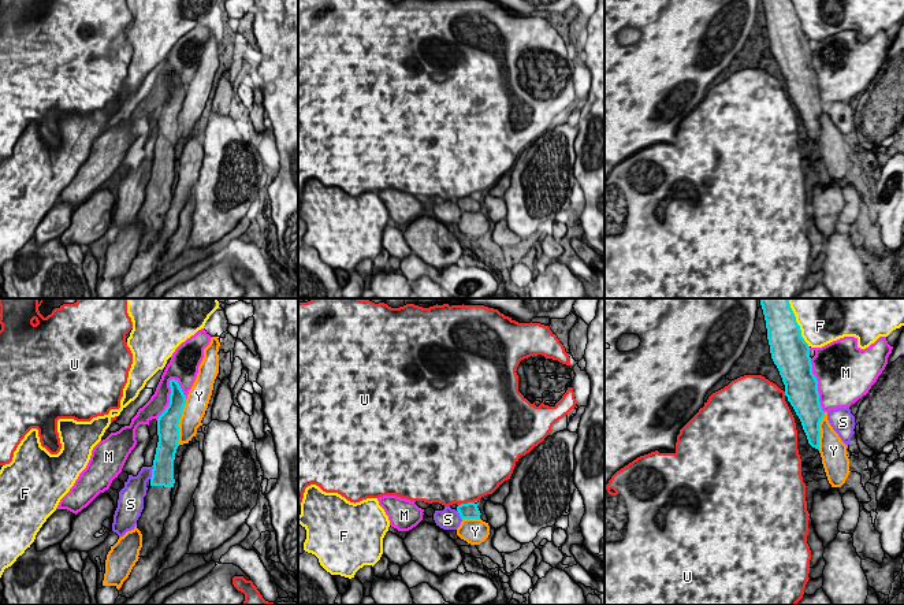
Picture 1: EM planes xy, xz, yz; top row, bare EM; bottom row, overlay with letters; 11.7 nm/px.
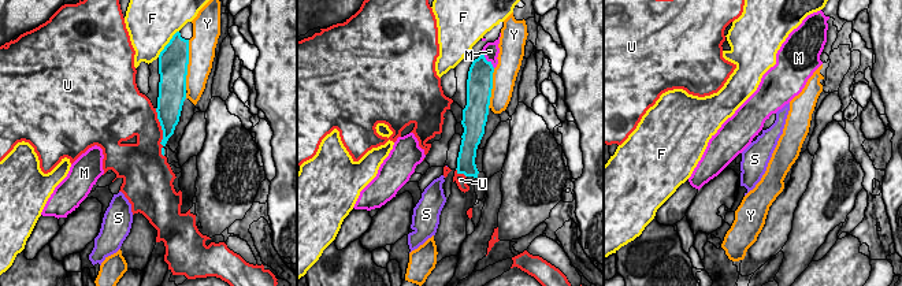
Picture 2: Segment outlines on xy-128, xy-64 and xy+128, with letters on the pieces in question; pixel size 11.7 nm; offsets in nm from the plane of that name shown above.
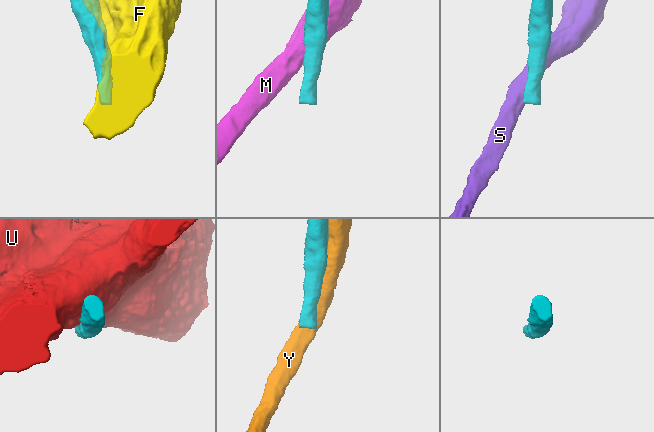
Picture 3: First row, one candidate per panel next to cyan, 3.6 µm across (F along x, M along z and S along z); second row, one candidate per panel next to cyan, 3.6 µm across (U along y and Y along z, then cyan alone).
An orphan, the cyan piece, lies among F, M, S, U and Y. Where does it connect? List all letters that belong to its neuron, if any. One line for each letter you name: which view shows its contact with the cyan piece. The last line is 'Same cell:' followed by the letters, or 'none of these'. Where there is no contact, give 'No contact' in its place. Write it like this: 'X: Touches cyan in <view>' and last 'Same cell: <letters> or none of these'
Same cell: none of these

